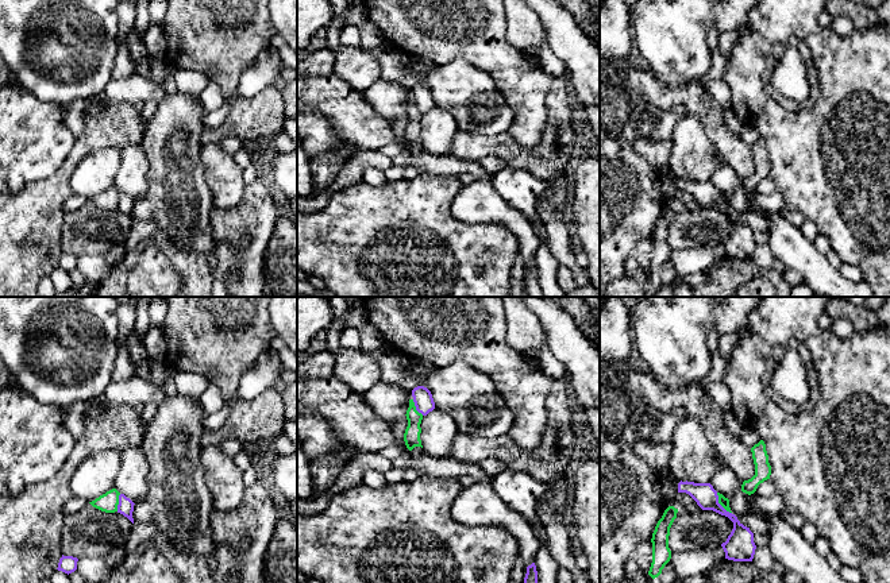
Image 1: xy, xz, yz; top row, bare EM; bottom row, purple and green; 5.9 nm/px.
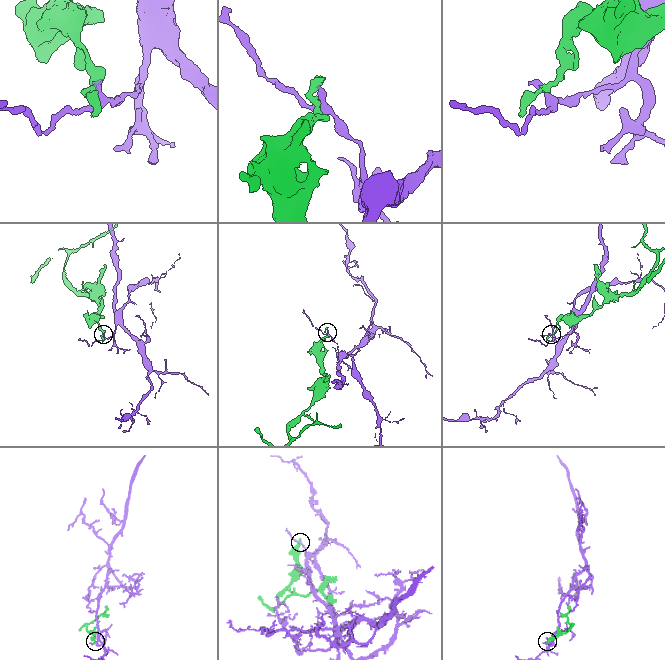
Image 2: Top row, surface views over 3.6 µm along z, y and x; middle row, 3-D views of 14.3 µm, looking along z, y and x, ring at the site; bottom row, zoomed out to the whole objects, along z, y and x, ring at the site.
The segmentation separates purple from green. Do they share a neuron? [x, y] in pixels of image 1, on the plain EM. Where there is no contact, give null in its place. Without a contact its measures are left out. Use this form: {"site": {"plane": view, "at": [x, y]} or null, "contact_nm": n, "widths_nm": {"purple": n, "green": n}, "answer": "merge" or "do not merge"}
{"site": {"plane": "yz", "at": [719, 201]}, "contact_nm": 160, "widths_nm": {"purple": 140, "green": 60}, "answer": "do not merge"}

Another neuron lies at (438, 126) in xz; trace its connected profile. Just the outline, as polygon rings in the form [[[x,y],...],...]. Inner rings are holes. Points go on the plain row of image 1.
[[[440,107],[423,113],[420,138],[423,148],[436,157],[447,157],[458,126],[452,115]]]

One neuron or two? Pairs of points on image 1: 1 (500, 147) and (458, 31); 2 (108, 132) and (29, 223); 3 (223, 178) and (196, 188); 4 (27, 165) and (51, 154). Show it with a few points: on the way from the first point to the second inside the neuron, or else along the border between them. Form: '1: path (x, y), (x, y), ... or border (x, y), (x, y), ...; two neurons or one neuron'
1: border (507, 132), (521, 146), (534, 150); two neurons
2: path (84, 149), (64, 172), (57, 186), (45, 199); one neuron
3: border (199, 153), (203, 161), (204, 178), (215, 207); two neurons
4: path (33, 159), (38, 154), (46, 154); one neuron

